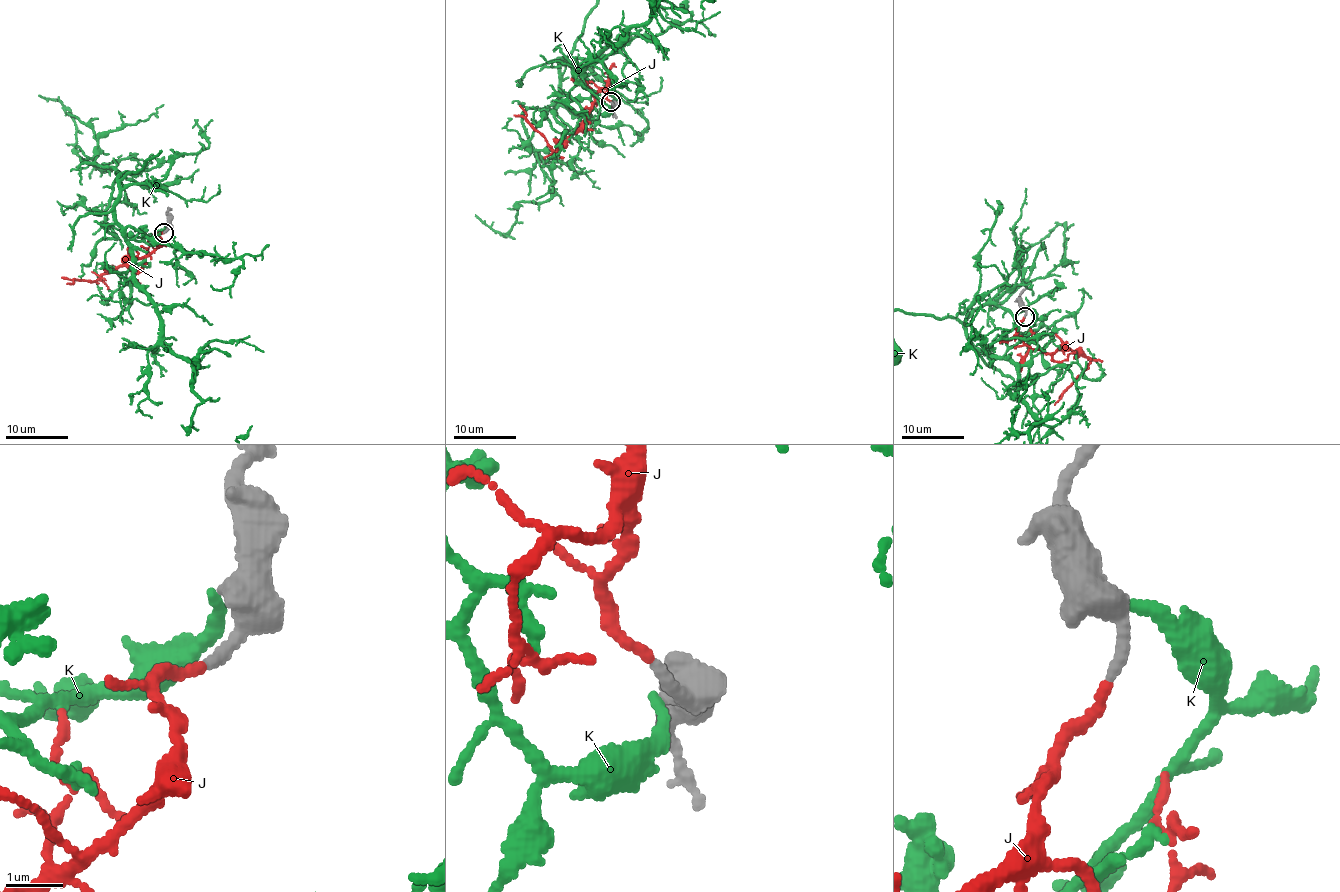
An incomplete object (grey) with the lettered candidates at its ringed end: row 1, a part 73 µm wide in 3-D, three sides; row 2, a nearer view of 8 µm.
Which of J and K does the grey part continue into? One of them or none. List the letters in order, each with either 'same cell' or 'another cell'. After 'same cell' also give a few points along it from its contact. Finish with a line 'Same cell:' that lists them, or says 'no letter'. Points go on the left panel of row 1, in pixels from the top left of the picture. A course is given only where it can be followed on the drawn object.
J: same cell; course (164, 232), (158, 233), (160, 243), (144, 258), (142, 271), (122, 266), (91, 282), (78, 279), (66, 284)
K: another cell
Same cell: J

